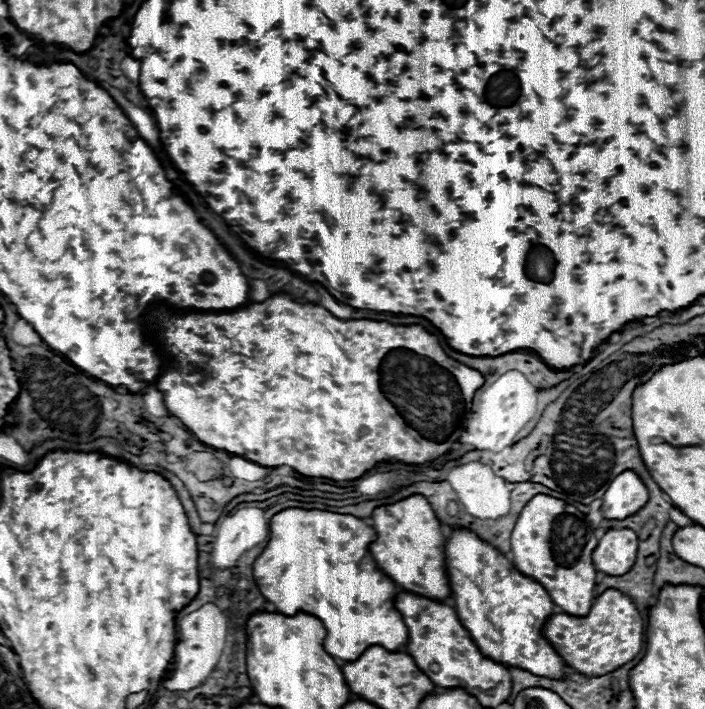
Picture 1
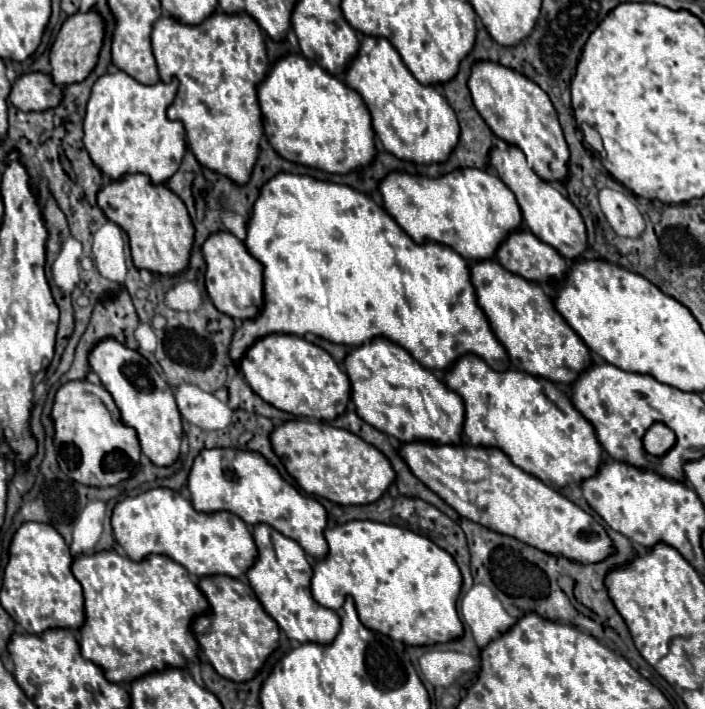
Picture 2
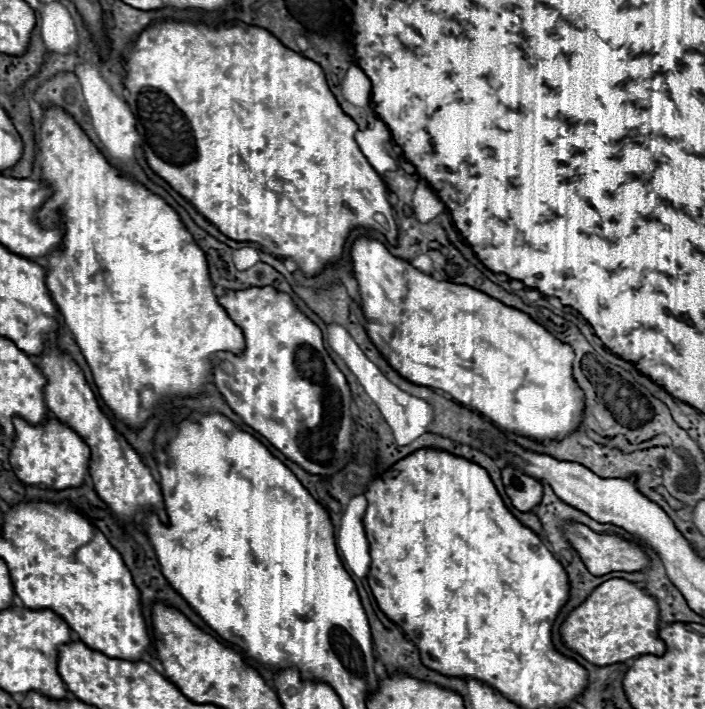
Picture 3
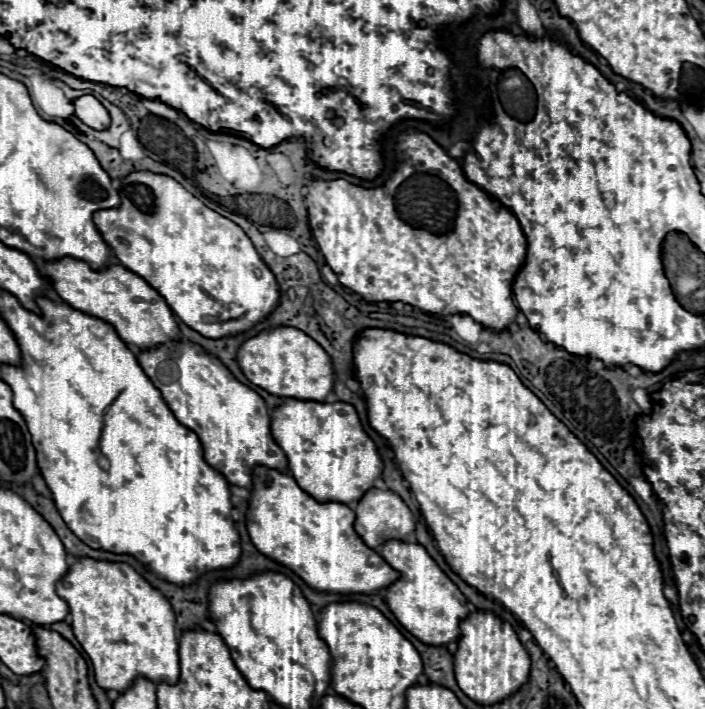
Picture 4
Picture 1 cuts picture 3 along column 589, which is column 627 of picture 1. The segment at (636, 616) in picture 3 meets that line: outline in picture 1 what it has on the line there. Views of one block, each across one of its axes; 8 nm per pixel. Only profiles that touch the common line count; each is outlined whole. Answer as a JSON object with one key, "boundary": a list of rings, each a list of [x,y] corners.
{"boundary":[[[606,590],[594,600],[586,616],[552,614],[546,620],[542,634],[574,672],[584,676],[602,676],[626,664],[640,652],[644,622],[628,596],[616,590]]]}

